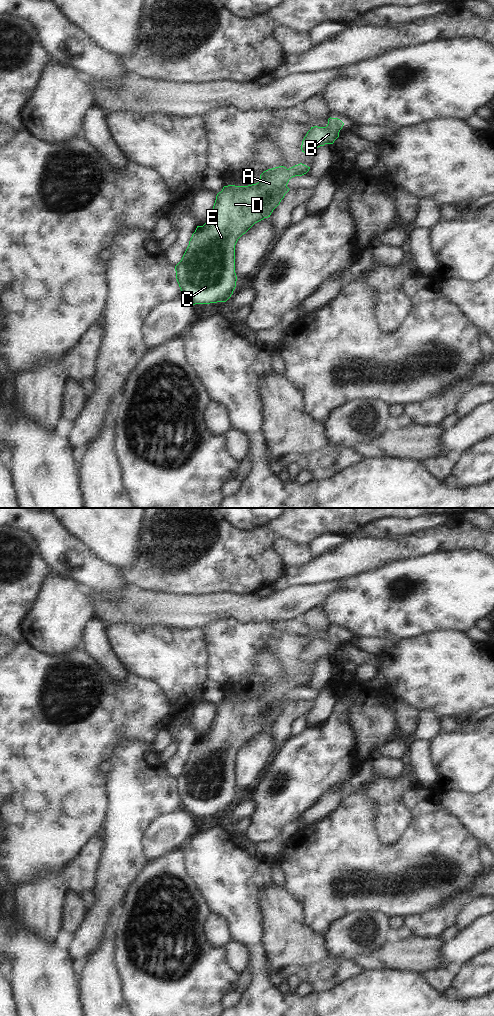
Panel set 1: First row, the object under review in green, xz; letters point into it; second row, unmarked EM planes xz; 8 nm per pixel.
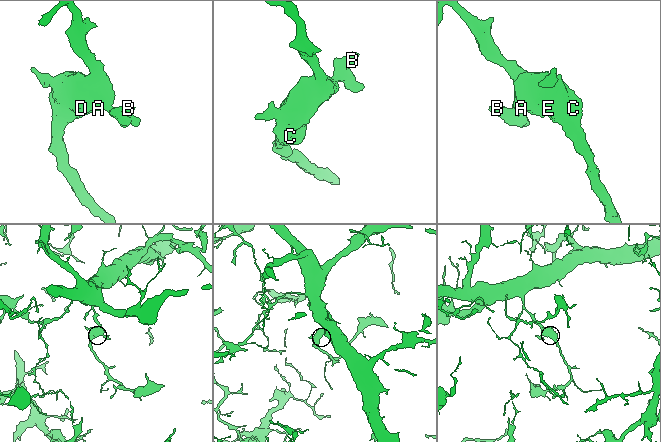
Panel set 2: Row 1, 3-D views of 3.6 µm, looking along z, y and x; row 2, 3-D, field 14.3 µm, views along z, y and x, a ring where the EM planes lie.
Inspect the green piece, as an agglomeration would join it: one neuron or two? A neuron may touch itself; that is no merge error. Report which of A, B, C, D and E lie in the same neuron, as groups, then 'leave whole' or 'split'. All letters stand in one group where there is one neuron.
A B C D E; leave whole

